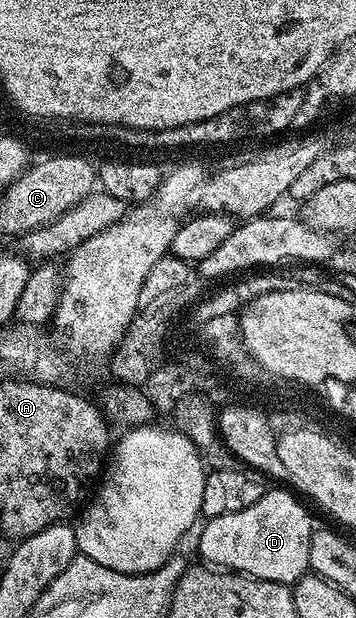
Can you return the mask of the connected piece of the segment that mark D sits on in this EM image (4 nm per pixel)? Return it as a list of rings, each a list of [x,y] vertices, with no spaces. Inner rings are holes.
[[[281,488],[274,492],[273,489],[267,490],[263,498],[259,498],[255,506],[247,506],[247,510],[206,519],[205,529],[197,540],[197,548],[205,559],[202,561],[221,570],[254,576],[257,580],[290,586],[296,584],[310,571],[309,543],[315,523],[309,517],[308,510],[300,504],[302,501],[292,491],[289,492]]]

